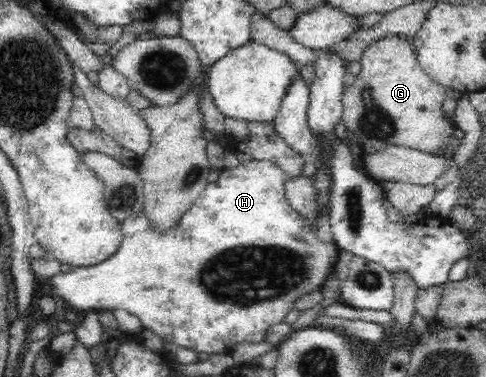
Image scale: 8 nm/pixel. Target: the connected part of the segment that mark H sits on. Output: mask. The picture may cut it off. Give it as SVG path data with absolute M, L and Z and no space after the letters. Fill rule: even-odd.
M250 160L241 163L232 169L223 169L216 183L207 183L204 186L203 193L199 199L193 203L193 206L187 210L179 219L179 222L169 230L153 229L148 216L143 210L131 214L120 221L121 233L123 233L121 246L115 254L103 262L96 263L95 266L71 268L67 273L55 274L49 280L49 297L62 298L67 308L81 308L81 310L91 311L93 308L103 308L103 310L123 309L140 318L143 328L153 330L157 336L160 336L165 342L173 342L177 346L194 350L197 354L205 352L209 356L214 354L227 355L242 342L265 342L269 327L273 324L281 324L291 310L294 309L294 302L311 291L321 290L325 285L329 274L333 273L338 261L339 249L332 240L324 242L317 236L317 228L310 228L308 220L303 218L289 204L285 193L285 183L287 182L285 173L273 162L266 160Z

